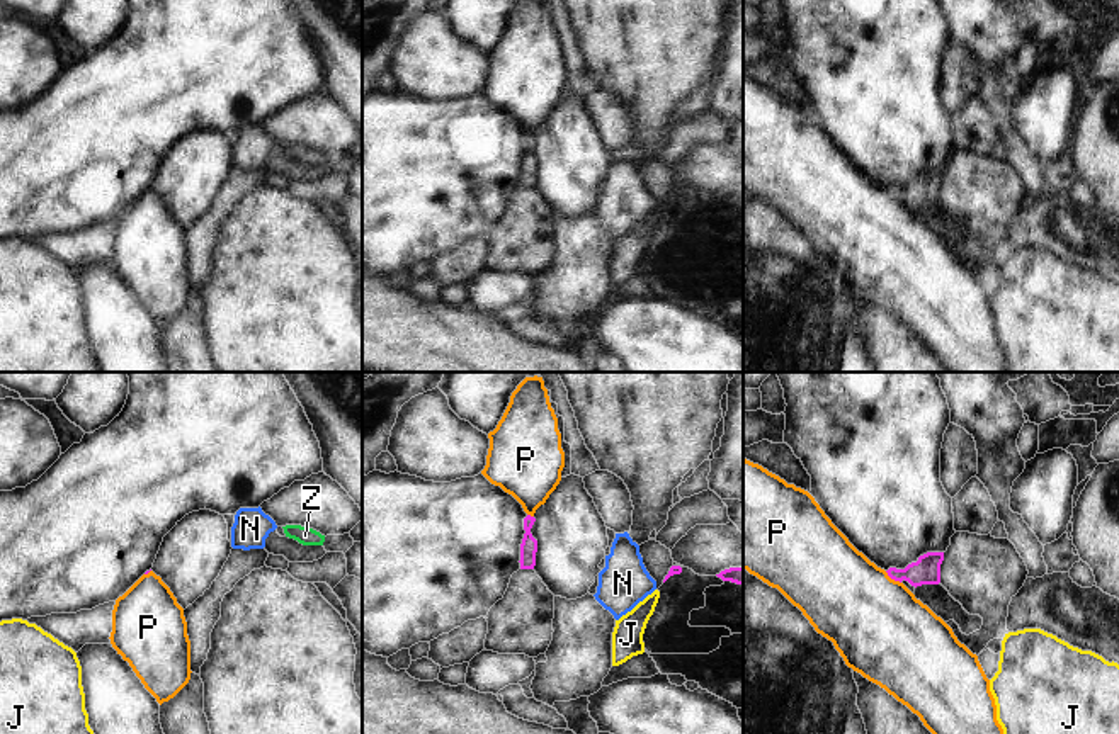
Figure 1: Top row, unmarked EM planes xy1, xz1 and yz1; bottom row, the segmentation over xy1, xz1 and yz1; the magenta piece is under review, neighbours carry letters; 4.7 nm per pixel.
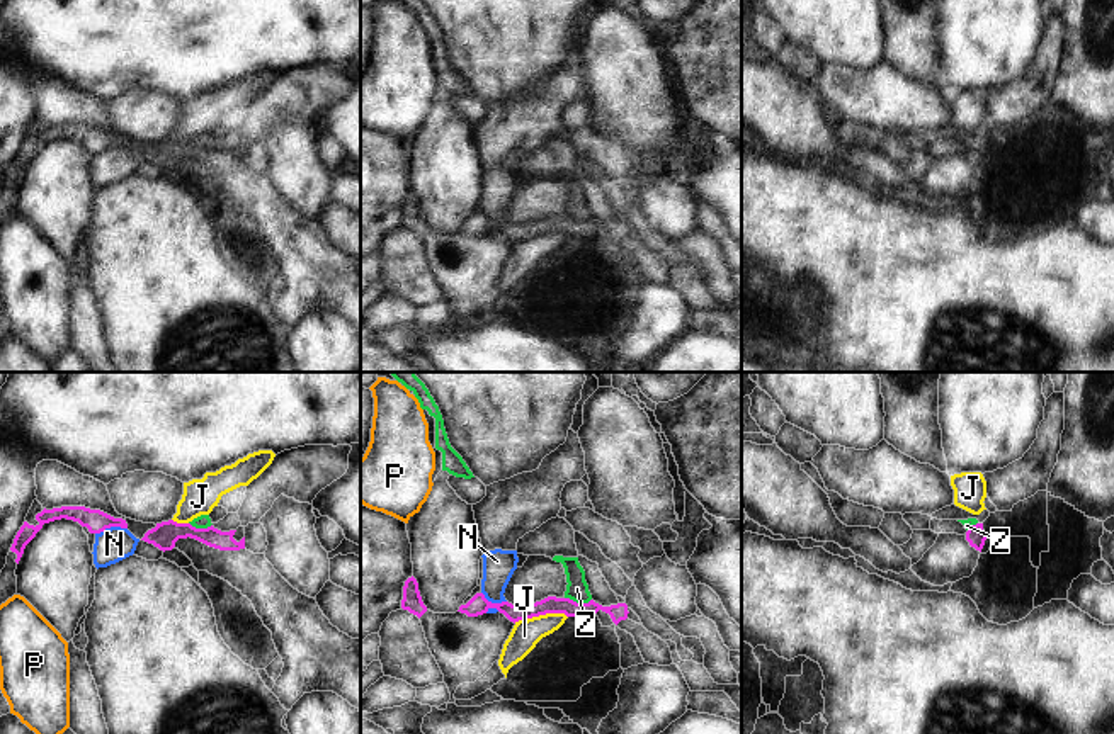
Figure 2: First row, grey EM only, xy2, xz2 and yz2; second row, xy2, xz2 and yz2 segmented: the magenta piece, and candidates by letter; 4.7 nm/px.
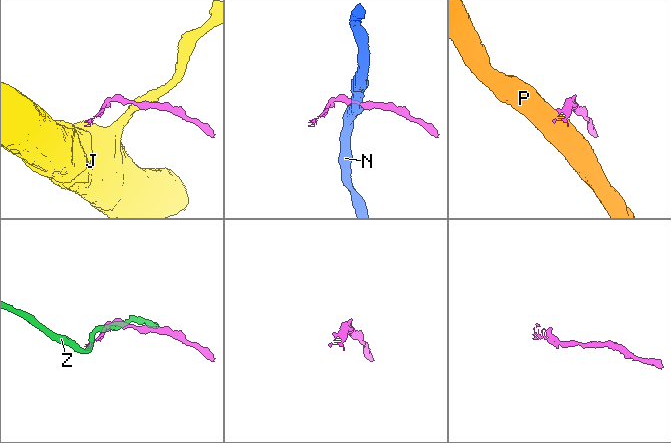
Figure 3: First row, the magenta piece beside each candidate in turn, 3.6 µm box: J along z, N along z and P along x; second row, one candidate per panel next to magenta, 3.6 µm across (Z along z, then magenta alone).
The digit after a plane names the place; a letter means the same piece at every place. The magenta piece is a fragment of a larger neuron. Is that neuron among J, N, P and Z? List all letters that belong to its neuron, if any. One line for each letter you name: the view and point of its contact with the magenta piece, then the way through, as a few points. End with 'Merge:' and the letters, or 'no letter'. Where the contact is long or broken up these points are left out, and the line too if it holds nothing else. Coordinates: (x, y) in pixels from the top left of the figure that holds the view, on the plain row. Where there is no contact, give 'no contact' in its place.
Merge: no letter

